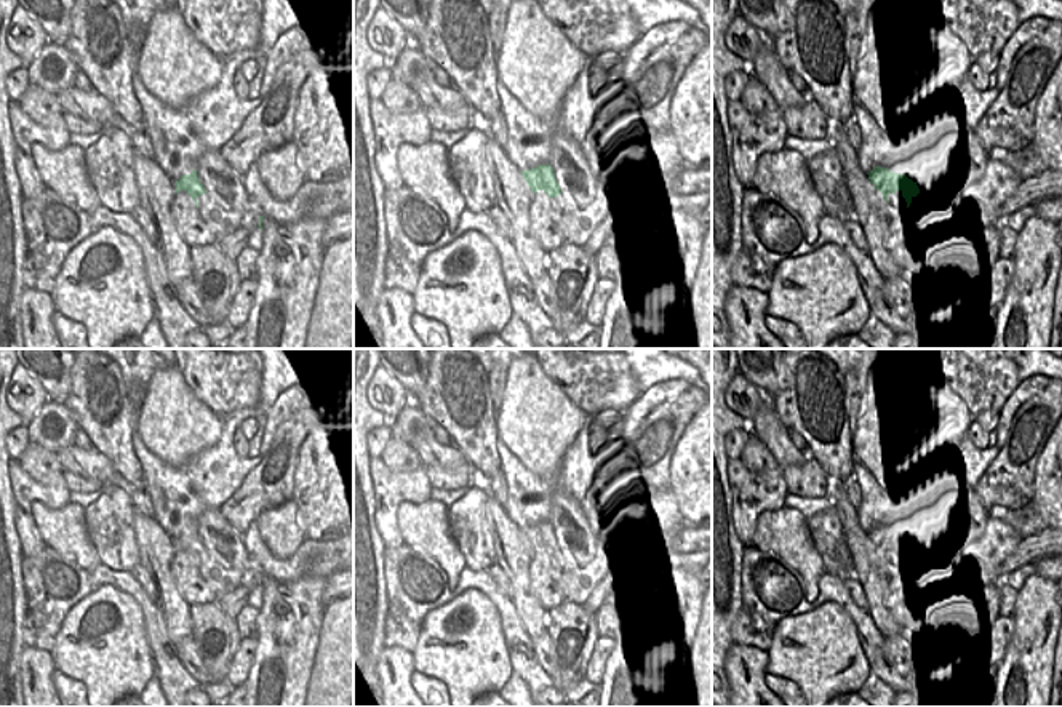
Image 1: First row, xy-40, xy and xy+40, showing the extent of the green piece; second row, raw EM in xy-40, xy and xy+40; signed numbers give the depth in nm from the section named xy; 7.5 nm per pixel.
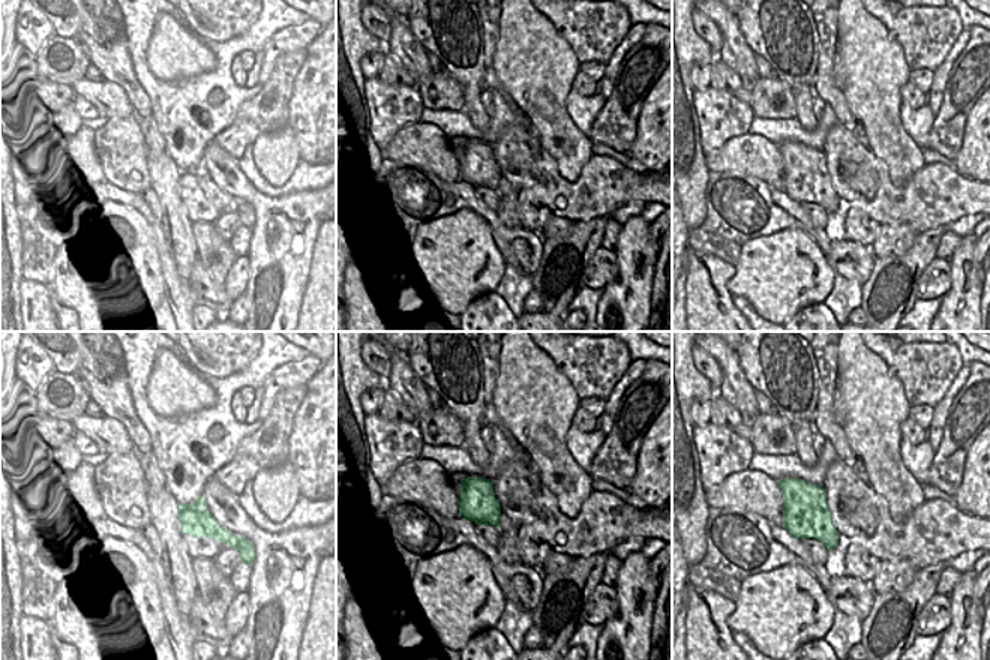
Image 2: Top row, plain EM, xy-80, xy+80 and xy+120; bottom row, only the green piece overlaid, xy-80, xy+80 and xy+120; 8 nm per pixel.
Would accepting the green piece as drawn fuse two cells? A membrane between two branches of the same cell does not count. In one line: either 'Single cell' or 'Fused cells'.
Fused cells.

